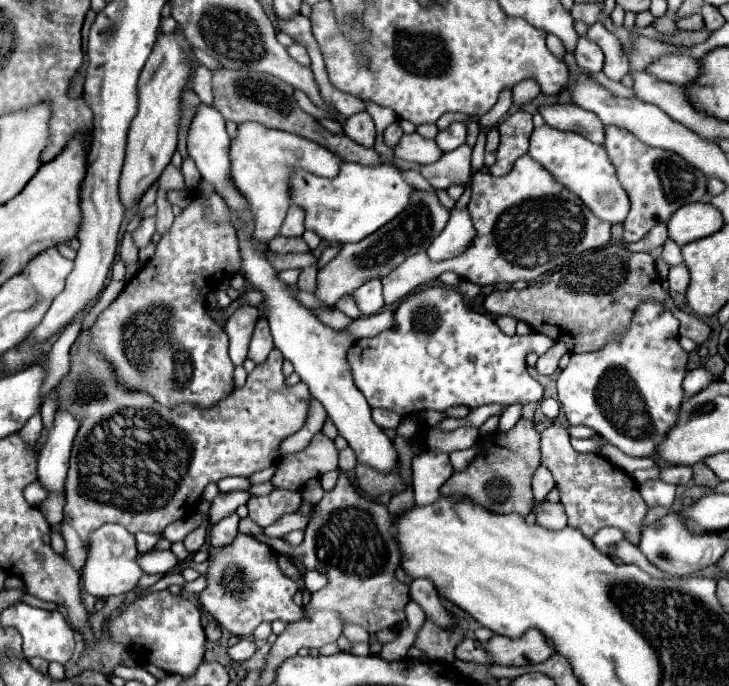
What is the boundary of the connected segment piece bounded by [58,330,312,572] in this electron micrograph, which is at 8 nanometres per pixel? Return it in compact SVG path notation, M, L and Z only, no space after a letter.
M88 330L80 334L78 338L78 352L72 354L72 368L70 372L62 378L62 382L58 384L58 406L62 410L68 410L72 414L78 416L80 420L80 430L76 434L76 440L74 440L74 450L72 450L72 458L70 458L70 470L68 470L68 482L64 484L64 490L66 490L66 508L64 508L64 522L62 522L62 536L66 540L66 554L64 558L80 572L84 562L86 562L86 556L88 556L88 536L92 530L100 528L102 524L108 524L108 522L114 522L114 524L122 524L130 534L136 534L136 532L162 532L168 524L180 520L180 518L186 518L190 514L196 512L196 506L200 502L200 496L202 496L202 490L206 488L208 482L218 482L226 476L250 476L254 472L260 472L264 468L268 468L270 464L276 462L278 458L278 446L284 438L296 434L306 418L308 418L308 408L310 408L310 390L306 388L304 382L300 382L298 386L286 386L284 384L284 374L282 374L282 354L274 348L268 356L268 360L260 366L256 366L250 374L248 374L248 380L246 380L246 386L242 388L236 388L230 396L226 396L224 400L220 400L214 408L208 408L208 410L198 410L196 406L192 404L182 404L182 406L176 406L176 408L162 408L152 396L146 396L144 392L128 392L128 390L122 390L116 380L114 380L114 372L110 368L110 364L106 364L98 354L90 352L88 350L88 342L90 342L90 334Z

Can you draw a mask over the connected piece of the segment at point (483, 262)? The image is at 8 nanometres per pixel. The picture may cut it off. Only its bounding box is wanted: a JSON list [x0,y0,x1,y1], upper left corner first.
[382,154,610,306]

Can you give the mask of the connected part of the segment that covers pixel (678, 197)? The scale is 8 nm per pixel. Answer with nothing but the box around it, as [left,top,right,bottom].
[604,126,706,242]

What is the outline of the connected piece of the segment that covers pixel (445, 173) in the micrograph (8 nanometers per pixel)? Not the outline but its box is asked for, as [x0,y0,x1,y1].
[420,144,472,190]

